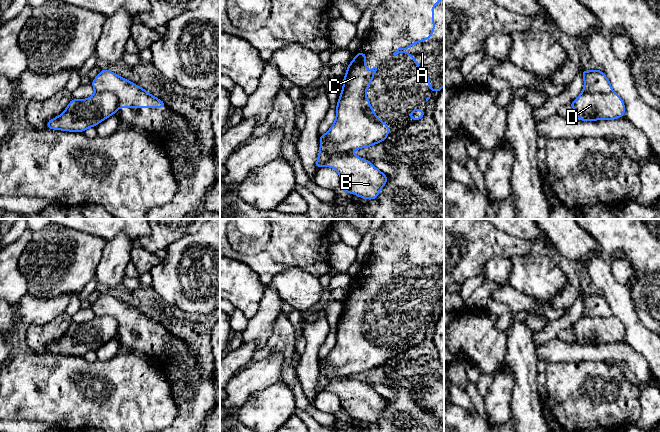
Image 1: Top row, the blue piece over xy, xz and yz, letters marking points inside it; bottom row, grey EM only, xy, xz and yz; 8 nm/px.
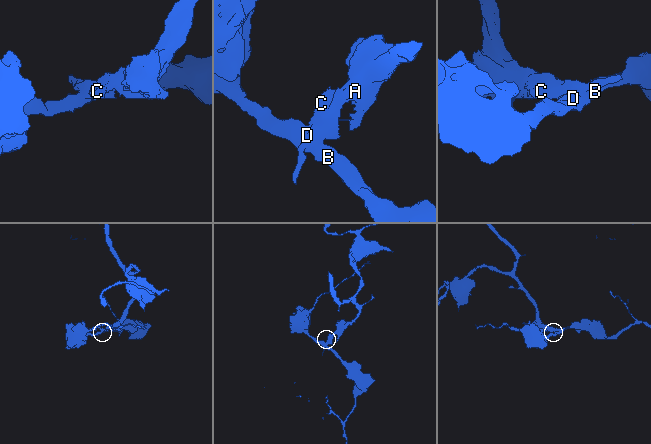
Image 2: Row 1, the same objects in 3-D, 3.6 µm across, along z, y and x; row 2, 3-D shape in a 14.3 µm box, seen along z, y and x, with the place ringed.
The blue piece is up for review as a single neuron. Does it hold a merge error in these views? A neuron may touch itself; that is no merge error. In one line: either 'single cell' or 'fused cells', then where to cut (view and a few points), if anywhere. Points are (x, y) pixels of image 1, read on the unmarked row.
fused cells | xz (348, 376), (326, 367), (328, 383), (322, 389)

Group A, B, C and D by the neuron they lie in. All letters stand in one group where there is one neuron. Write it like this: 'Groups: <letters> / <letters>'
Groups: A C / B D

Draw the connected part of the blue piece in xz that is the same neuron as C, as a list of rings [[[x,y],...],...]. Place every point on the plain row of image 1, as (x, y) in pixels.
[[[358,276],[353,281],[353,285],[348,288],[346,299],[343,301],[343,313],[336,330],[336,343],[327,355],[326,363],[320,366],[319,378],[315,388],[317,394],[329,382],[329,377],[324,373],[325,368],[334,368],[339,377],[349,377],[383,366],[389,360],[388,347],[383,347],[374,338],[374,332],[370,330],[370,324],[366,322],[366,314],[370,311],[370,306],[374,303],[376,295],[376,291],[373,291],[371,295],[366,294],[365,276]]]

